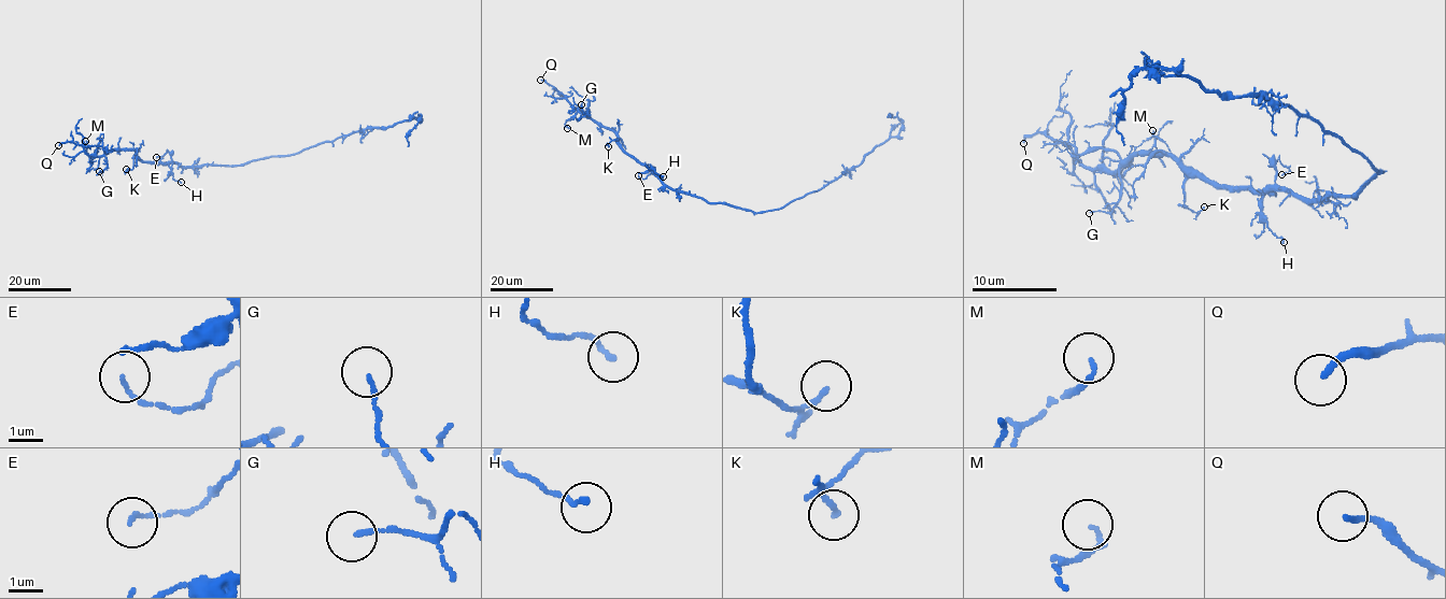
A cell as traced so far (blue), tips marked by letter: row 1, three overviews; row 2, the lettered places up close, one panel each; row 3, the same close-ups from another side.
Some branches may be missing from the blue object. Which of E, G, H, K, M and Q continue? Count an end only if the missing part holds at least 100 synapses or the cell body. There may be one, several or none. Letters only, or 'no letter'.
Q

